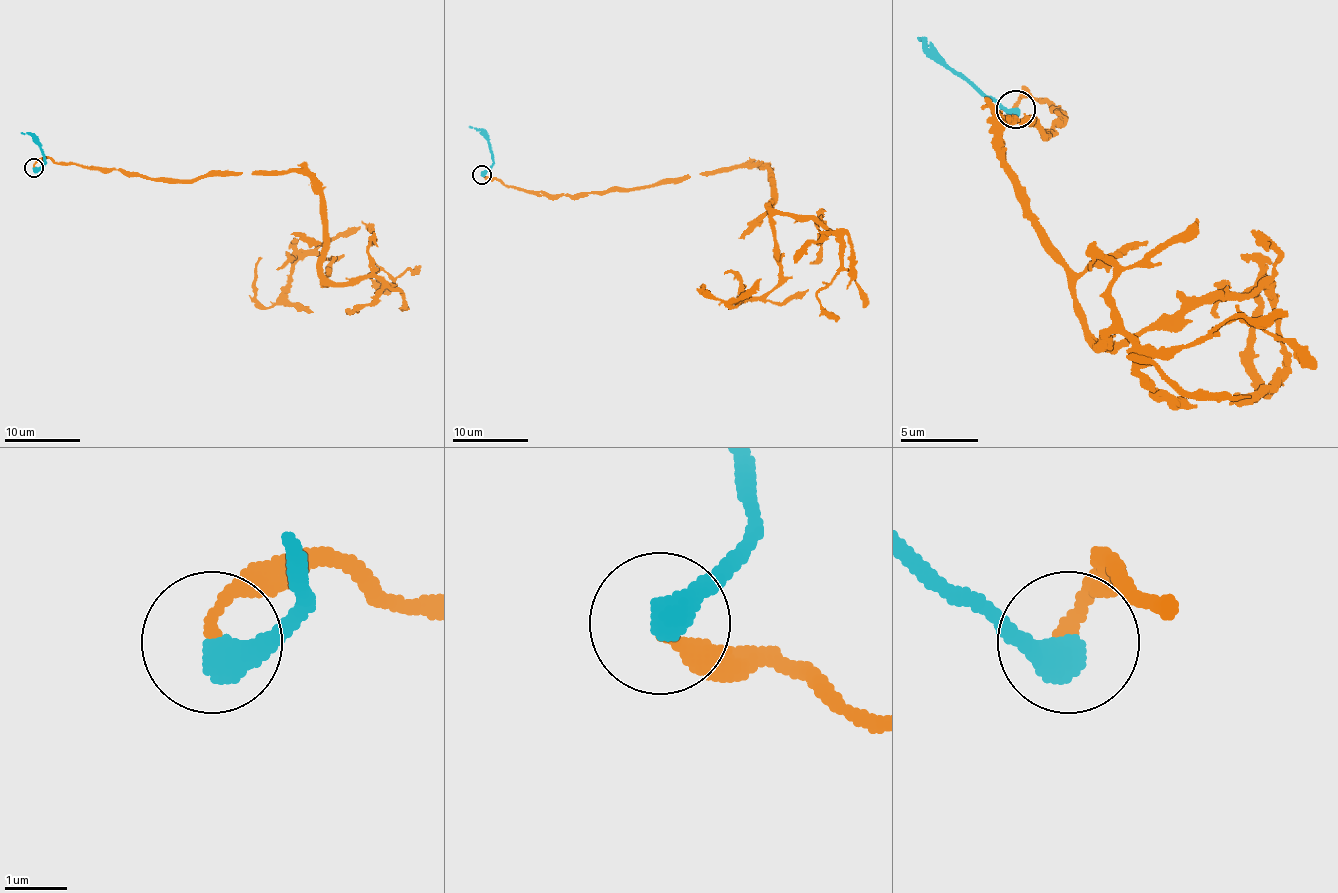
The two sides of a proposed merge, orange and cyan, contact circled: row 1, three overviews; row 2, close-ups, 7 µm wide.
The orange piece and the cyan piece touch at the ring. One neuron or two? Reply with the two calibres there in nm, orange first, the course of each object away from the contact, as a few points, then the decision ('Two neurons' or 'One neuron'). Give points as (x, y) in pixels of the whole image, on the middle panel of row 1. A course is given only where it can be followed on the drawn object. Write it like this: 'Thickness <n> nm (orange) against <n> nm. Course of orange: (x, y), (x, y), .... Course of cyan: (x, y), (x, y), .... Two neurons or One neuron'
Thickness 190 nm (orange) against 500 nm. Course of orange: (481, 174), (536, 193), (586, 195), (763, 166), (770, 174), (780, 280), (734, 307), (702, 290), (709, 290). Course of cyan: (481, 174), (493, 162), (491, 143), (476, 128), (468, 126). One neuron

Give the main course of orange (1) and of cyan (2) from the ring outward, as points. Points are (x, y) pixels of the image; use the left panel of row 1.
1: (33, 168), (311, 179), (324, 282), (332, 261), (303, 255), (265, 307), (261, 257)
2: (33, 168), (45, 162), (43, 149), (28, 134), (20, 132)

